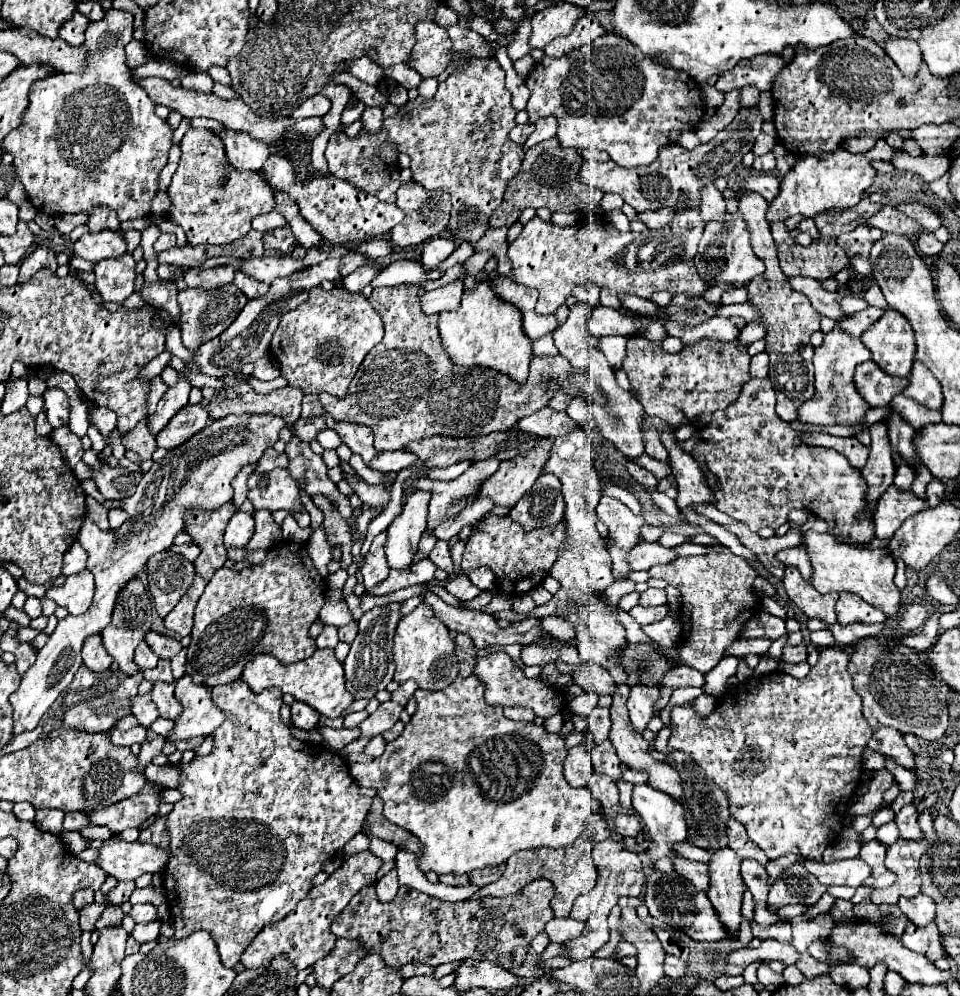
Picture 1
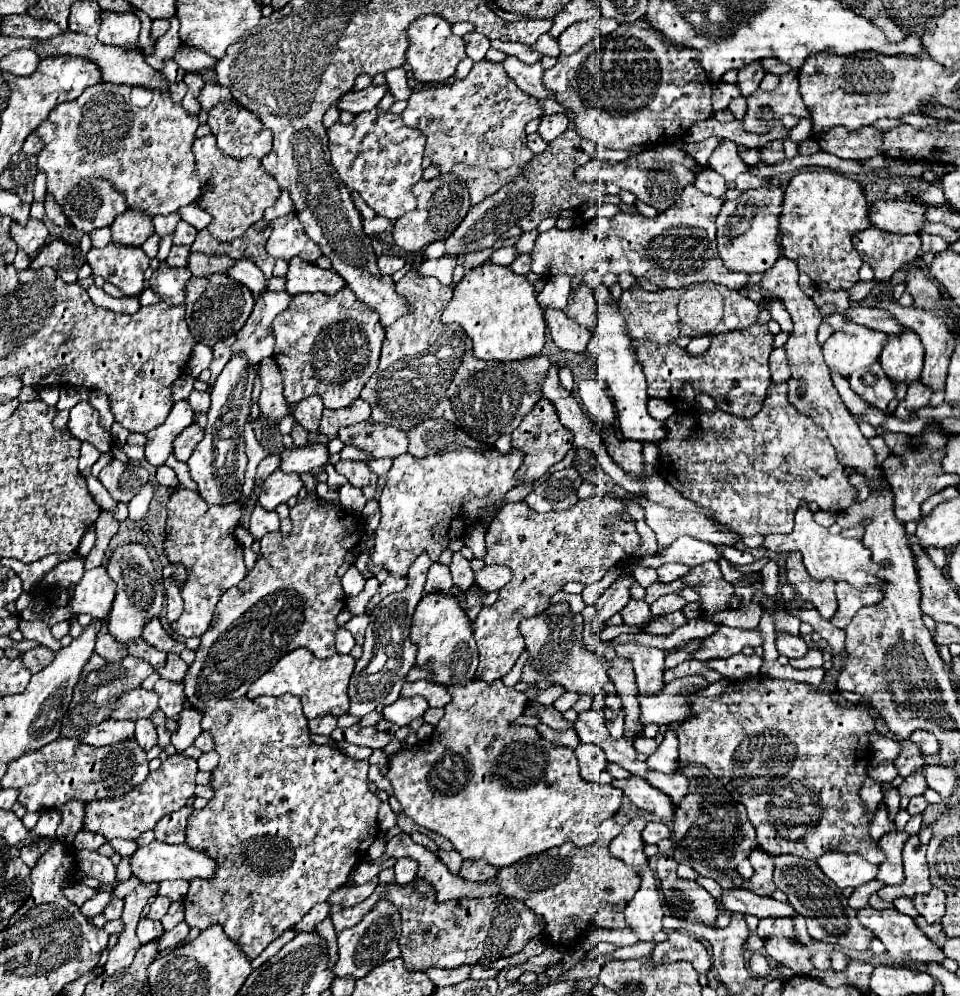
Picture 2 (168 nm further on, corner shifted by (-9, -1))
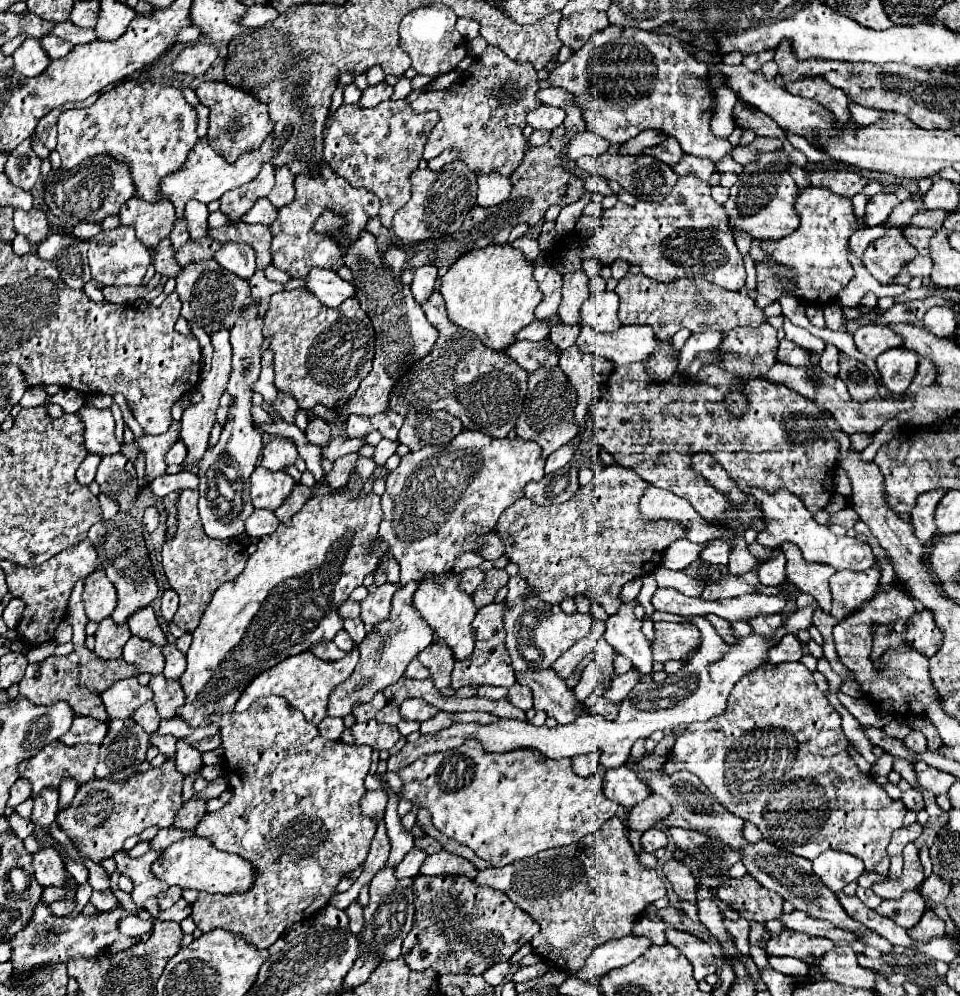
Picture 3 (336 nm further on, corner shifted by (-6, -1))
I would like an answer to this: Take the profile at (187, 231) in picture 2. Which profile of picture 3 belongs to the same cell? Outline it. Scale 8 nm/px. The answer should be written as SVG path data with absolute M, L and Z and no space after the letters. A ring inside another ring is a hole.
M189 200L187 208L185 208L185 222L187 222L187 230L191 240L199 240L207 234L207 206L197 202L197 200Z

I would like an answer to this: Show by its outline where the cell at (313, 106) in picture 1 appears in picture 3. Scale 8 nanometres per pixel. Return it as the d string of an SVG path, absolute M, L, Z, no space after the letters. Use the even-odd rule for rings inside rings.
M379 82L375 86L369 86L367 90L363 90L361 98L359 98L359 106L361 108L369 108L369 106L377 106L383 100L389 100L389 96L393 94L393 88L387 82Z

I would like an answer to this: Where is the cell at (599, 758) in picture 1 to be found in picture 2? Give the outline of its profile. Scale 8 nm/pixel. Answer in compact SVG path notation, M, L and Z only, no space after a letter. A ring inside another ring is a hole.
M604 706L604 718L606 718L610 734L614 738L622 738L624 736L624 712L610 710L608 706Z

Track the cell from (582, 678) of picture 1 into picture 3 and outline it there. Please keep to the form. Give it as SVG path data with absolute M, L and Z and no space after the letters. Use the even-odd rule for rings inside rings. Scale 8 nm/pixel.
M513 576L507 582L507 614L505 614L505 632L507 632L507 650L511 654L511 666L515 674L549 670L553 662L567 652L577 640L581 640L591 628L591 614L565 614L559 604L549 604L537 596L523 598L529 594L529 586L519 576Z

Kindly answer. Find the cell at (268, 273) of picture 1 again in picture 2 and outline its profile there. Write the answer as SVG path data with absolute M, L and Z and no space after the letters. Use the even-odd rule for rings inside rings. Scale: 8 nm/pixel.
M294 258L288 264L288 274L286 274L286 290L290 294L314 294L314 292L322 292L326 296L334 296L336 292L340 292L340 288L344 288L344 280L340 274L336 274L334 270L324 270L316 264L304 262L300 258Z

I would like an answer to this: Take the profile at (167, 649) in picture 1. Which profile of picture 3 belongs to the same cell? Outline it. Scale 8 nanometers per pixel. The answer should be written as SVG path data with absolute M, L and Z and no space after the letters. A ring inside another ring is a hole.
M141 608L141 612L135 612L127 620L127 624L129 624L129 630L131 630L133 636L139 636L143 640L149 640L149 642L153 642L157 646L165 646L167 644L163 632L159 628L159 622L155 618L153 608Z

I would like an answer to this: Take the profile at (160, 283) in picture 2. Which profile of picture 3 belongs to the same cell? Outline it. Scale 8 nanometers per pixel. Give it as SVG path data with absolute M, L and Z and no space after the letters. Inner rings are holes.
M169 238L161 240L157 246L155 246L155 272L159 276L167 276L167 278L177 278L177 274L181 272L181 266L175 262L175 252L171 248L171 242Z

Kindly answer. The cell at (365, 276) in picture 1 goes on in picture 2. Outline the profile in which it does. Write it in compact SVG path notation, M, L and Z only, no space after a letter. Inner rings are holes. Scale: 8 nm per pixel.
M382 254L382 256L378 258L378 266L380 266L380 270L382 270L384 274L394 274L394 272L398 272L404 264L406 264L406 258L394 256L394 254Z

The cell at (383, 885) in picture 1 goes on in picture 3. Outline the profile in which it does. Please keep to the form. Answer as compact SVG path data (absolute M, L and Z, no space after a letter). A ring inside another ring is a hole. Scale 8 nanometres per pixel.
M411 848L409 854L395 866L395 876L397 876L397 878L417 876L417 874L419 874L419 868L421 868L421 864L423 864L425 858L427 858L427 854L425 854L423 850Z

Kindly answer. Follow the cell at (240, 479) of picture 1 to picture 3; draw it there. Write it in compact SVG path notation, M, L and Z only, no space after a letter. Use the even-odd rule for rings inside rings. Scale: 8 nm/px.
M273 438L263 448L261 466L267 468L269 472L271 470L281 472L281 470L287 470L289 466L293 466L297 458L299 458L299 454L297 454L297 448L291 438Z

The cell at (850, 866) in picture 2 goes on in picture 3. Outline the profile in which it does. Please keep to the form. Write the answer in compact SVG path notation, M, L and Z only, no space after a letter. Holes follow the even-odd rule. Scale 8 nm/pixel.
M829 850L813 860L813 870L817 876L821 876L825 886L833 888L833 892L839 892L849 882L855 882L865 872L865 866L857 856Z

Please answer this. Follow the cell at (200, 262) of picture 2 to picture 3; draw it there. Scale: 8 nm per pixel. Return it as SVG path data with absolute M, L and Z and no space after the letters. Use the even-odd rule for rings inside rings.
M207 238L207 240L189 240L185 246L181 246L181 250L175 252L175 260L181 268L195 264L195 262L203 262L203 260L211 260L213 254L221 248L219 242Z

